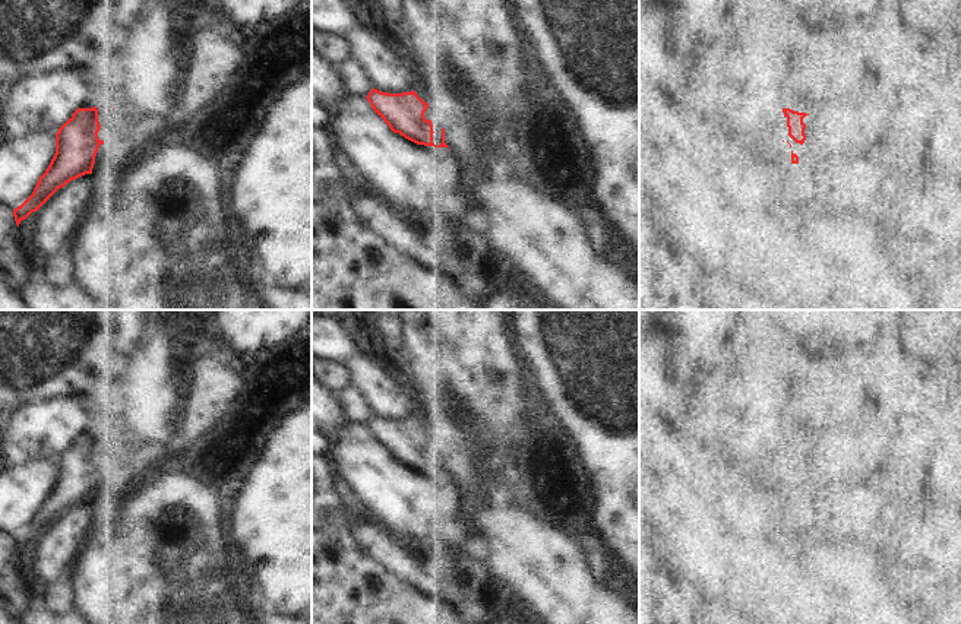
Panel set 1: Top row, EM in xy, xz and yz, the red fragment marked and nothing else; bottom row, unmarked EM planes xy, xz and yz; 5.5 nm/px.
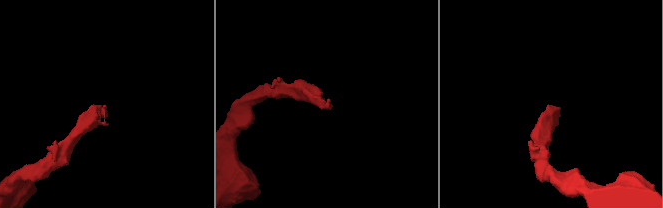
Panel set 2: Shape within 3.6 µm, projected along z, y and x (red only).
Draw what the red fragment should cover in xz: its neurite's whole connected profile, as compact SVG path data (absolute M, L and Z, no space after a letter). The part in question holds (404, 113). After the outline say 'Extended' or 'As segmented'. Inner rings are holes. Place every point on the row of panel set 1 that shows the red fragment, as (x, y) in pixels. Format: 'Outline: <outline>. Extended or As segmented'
Outline: M458 86L436 89L429 102L415 91L388 94L372 89L366 96L393 133L424 146L453 148L464 165L477 167L487 156L481 139L481 110Z. Extended

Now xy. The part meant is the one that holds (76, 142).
Outline: M78 108L56 133L56 153L39 177L32 194L16 209L16 225L37 212L59 189L85 174L94 167L132 171L135 162L167 134L167 121L159 115L126 118L126 126L117 139L98 139L101 126L98 110Z. Extended

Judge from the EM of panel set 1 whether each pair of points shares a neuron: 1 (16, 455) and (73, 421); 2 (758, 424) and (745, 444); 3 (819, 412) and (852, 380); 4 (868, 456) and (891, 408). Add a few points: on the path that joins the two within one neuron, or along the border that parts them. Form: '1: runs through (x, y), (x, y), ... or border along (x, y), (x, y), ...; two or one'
1: runs through (31, 440), (41, 430), (59, 421); one
2: runs through (754, 428), (745, 440); one
3: runs through (827, 405), (844, 387); one
4: border along (872, 408), (890, 423); two

